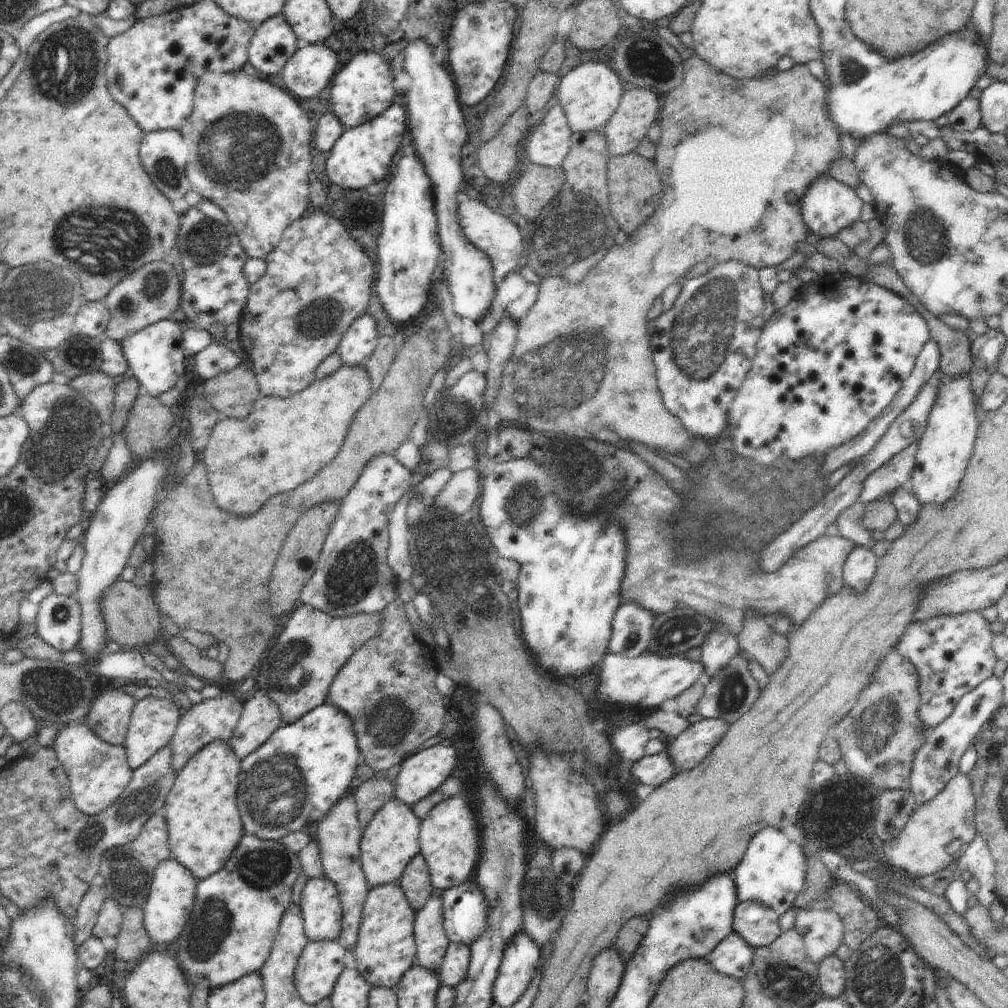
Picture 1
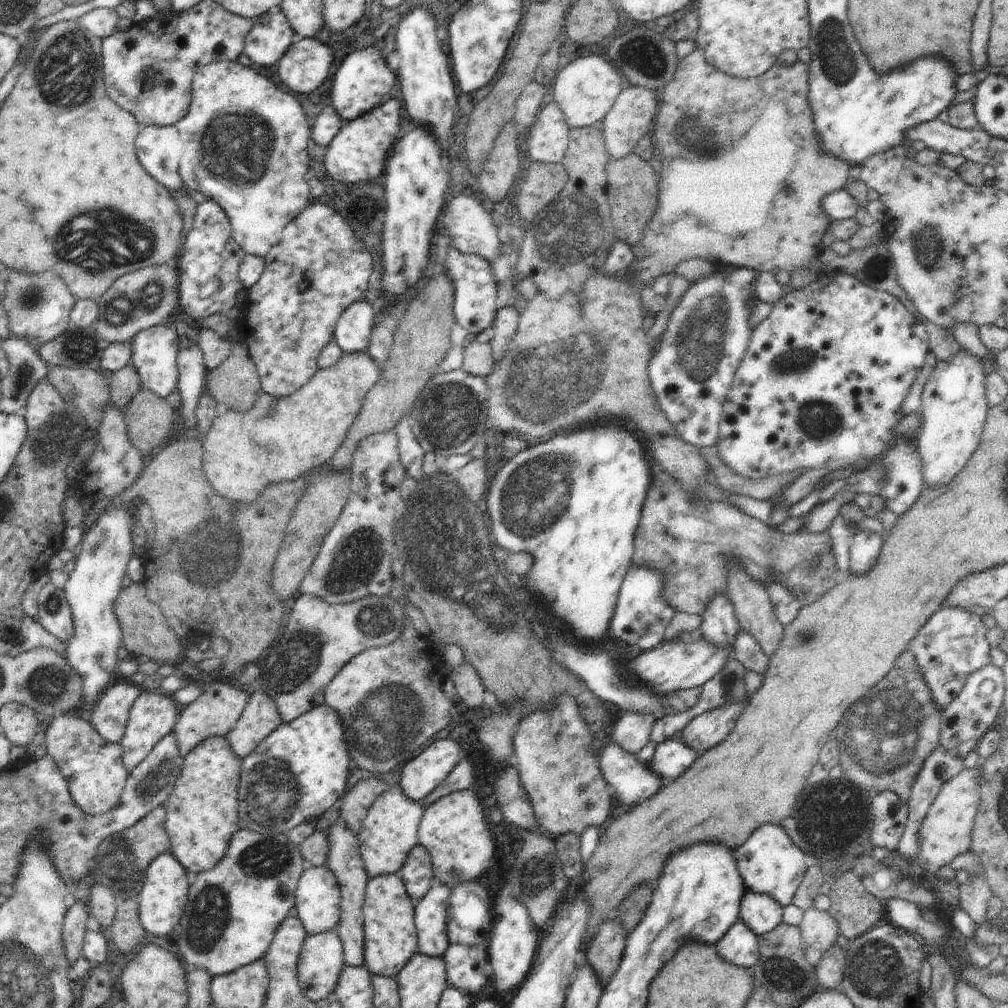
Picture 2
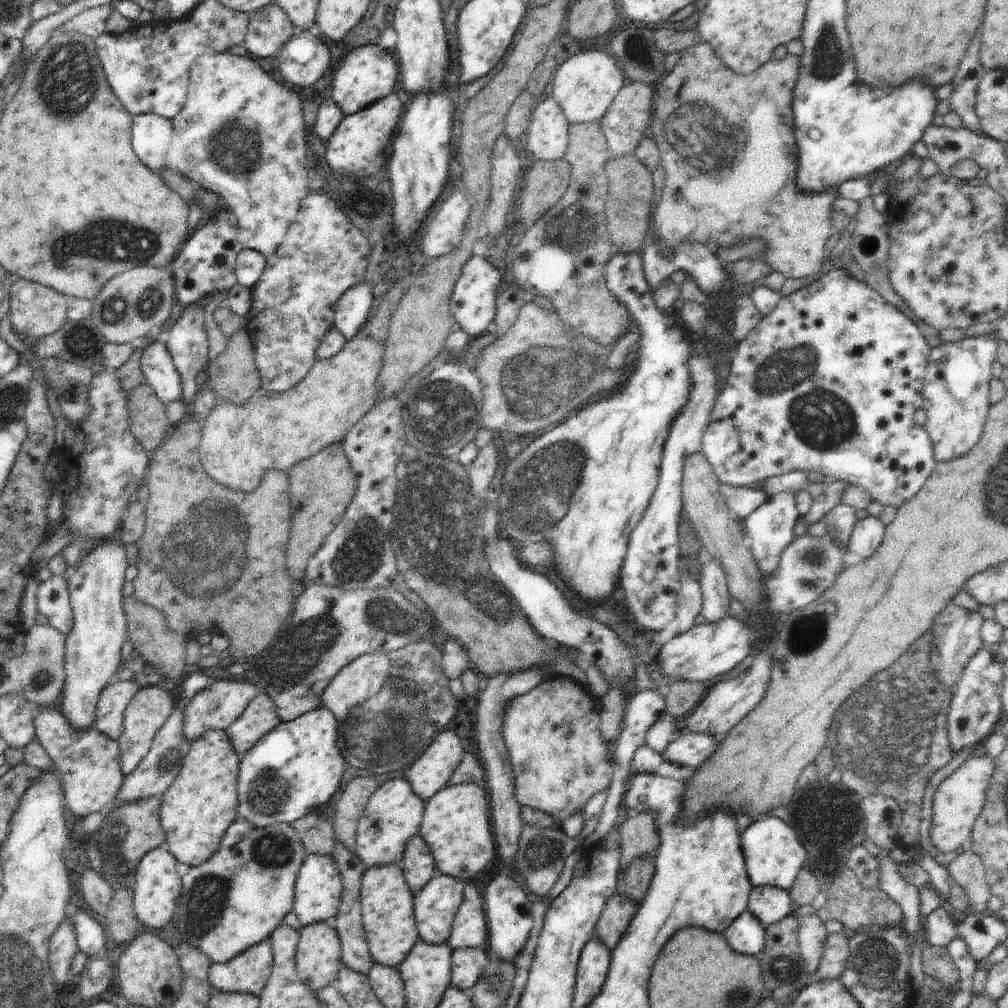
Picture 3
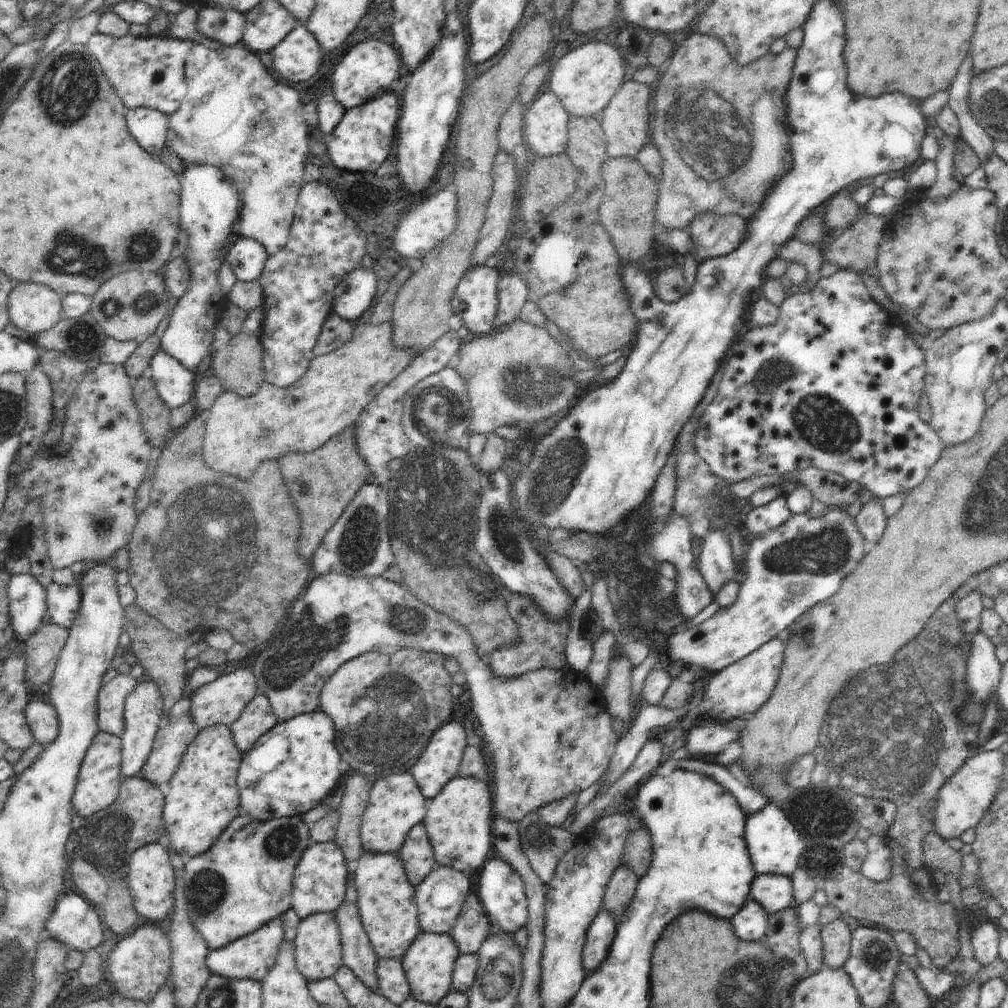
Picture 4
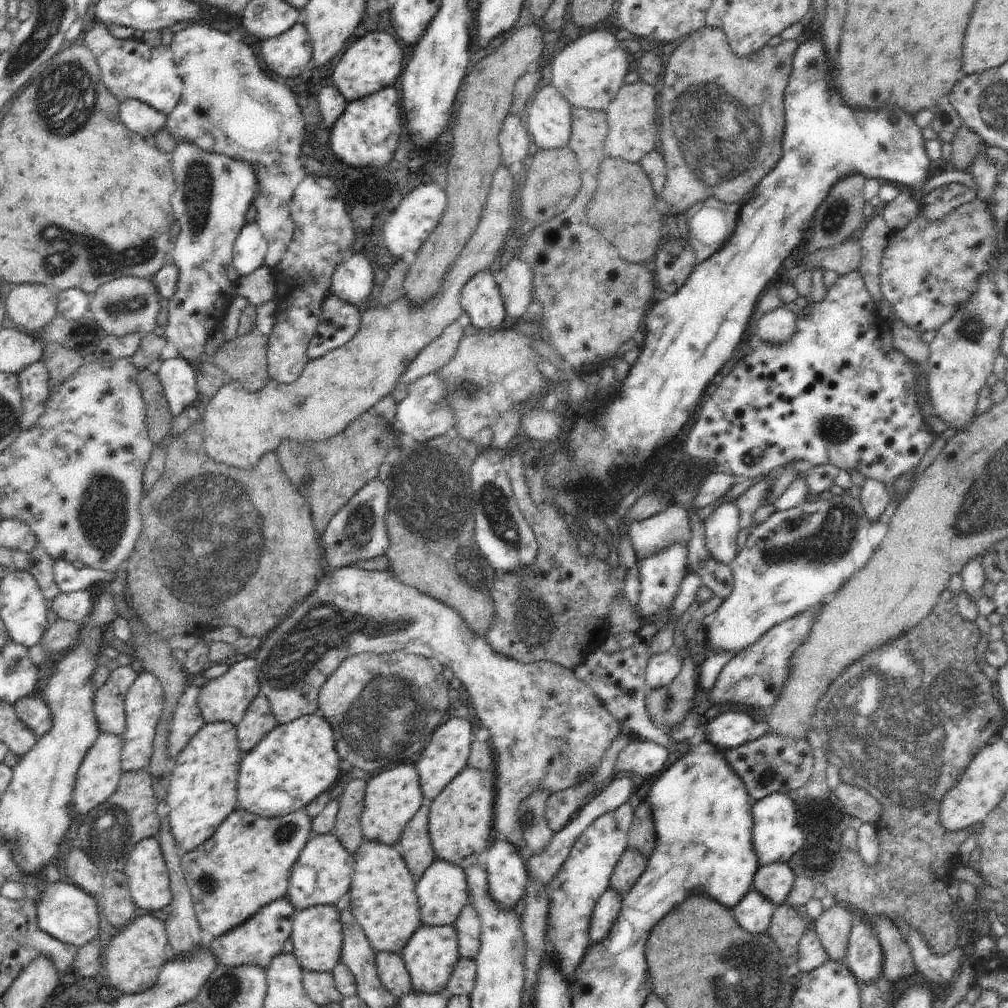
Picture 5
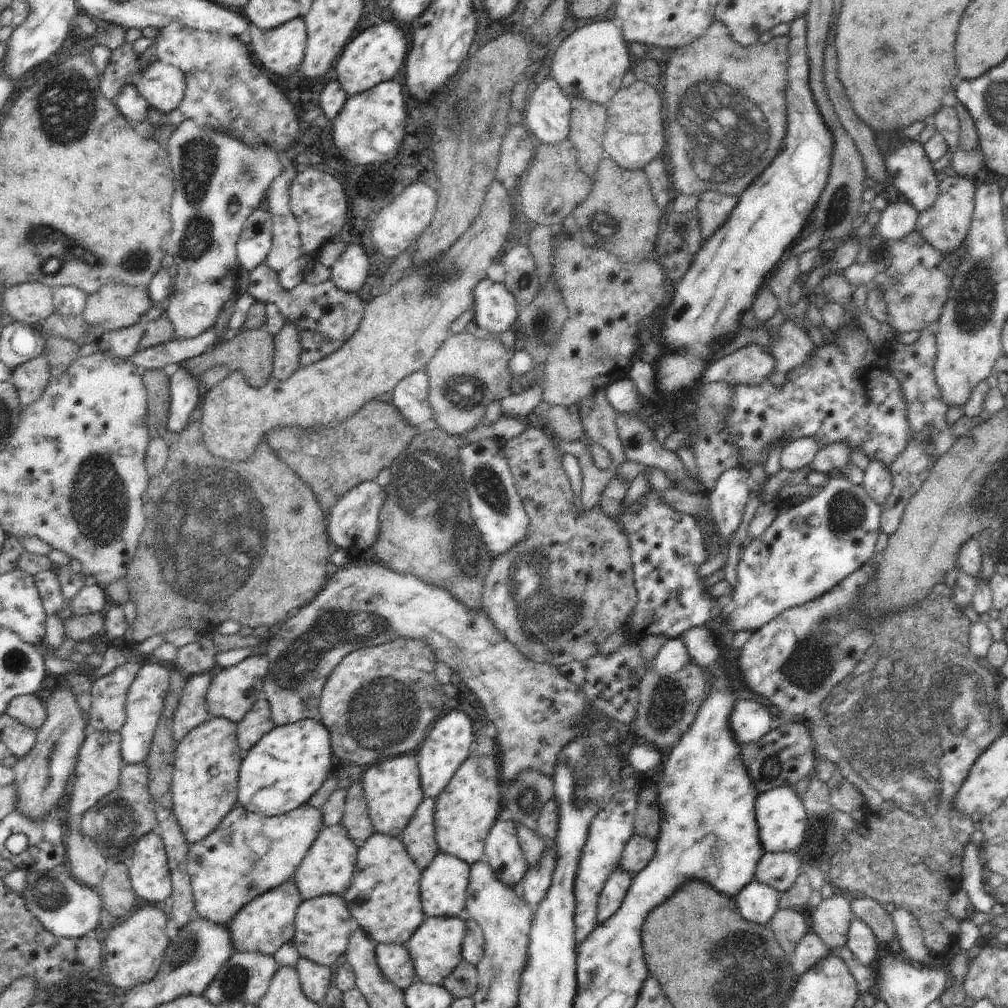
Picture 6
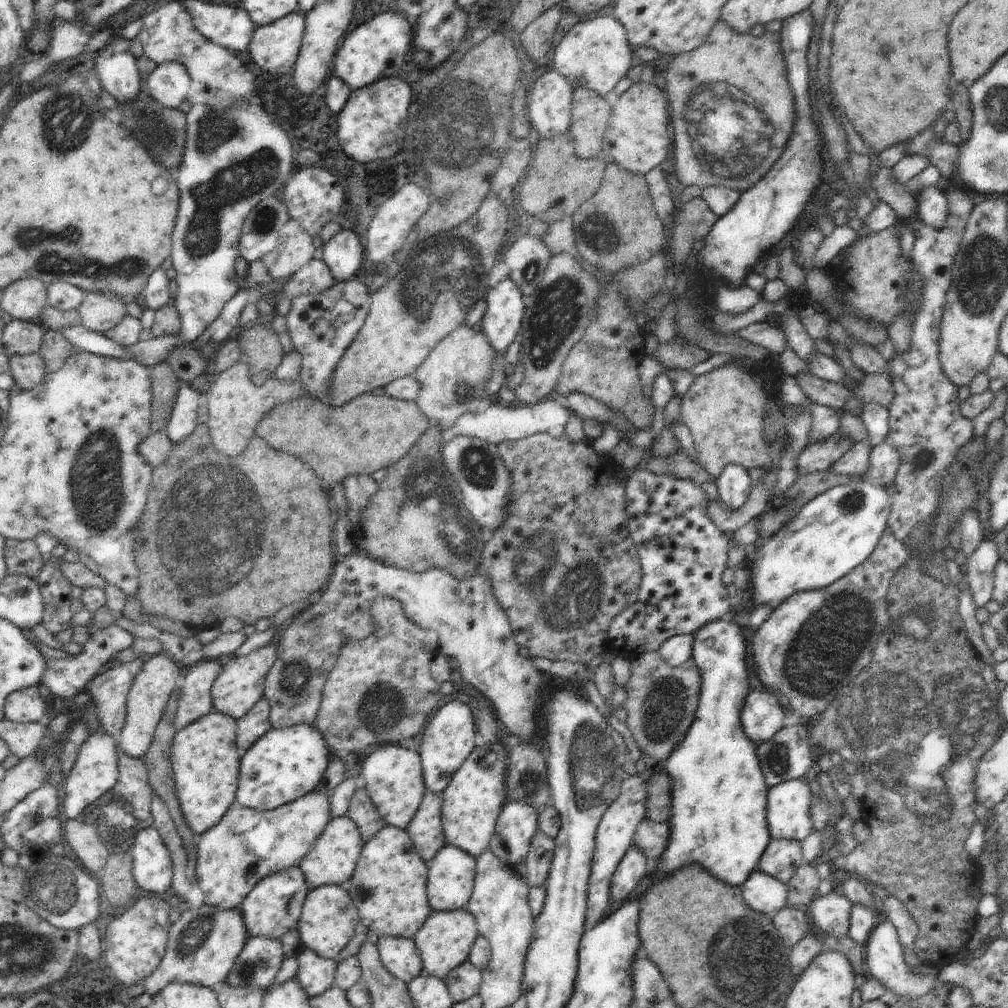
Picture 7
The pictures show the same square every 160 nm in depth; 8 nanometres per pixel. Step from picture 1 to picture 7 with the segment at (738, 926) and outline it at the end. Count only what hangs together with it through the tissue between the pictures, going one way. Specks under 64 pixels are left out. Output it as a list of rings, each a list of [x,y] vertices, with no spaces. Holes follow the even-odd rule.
[[[770,839],[756,870],[780,879],[785,885],[802,865],[802,847],[795,840]]]

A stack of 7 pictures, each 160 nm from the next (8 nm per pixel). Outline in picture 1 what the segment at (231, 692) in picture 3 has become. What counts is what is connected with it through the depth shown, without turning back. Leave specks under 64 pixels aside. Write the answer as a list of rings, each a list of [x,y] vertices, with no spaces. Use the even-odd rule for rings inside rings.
[[[222,692],[218,697],[206,699],[200,704],[192,705],[190,709],[184,710],[176,732],[169,742],[172,751],[172,770],[179,773],[194,754],[213,740],[220,739],[228,742],[239,721],[242,709],[243,704],[238,702],[235,697]]]

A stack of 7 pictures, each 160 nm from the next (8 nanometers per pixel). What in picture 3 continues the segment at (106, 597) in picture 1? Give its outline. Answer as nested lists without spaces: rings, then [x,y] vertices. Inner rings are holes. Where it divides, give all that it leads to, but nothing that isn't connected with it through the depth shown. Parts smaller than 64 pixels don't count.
[[[134,595],[123,597],[123,609],[127,618],[127,638],[135,650],[147,662],[157,667],[166,678],[176,680],[185,670],[187,639],[170,630],[169,624],[161,610],[152,605],[144,604]]]

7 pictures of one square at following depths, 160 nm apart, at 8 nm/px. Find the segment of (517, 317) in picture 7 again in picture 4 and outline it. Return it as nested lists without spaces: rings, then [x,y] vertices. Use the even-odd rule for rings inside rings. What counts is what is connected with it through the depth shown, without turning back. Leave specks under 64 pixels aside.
[[[471,266],[462,275],[451,300],[453,314],[460,314],[470,332],[478,336],[495,331],[492,322],[499,303],[496,267]]]

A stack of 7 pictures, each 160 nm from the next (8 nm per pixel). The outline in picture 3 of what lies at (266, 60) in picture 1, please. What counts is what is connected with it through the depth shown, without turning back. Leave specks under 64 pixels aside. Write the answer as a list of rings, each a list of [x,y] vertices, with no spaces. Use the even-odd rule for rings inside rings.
[[[275,3],[253,13],[247,26],[244,46],[252,58],[276,57],[293,36],[294,25]]]

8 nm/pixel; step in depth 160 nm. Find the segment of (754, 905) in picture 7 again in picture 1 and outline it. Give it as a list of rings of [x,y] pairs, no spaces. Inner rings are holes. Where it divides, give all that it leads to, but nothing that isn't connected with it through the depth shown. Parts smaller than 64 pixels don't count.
[[[732,931],[705,959],[716,972],[740,981],[752,968],[753,957],[754,949]]]

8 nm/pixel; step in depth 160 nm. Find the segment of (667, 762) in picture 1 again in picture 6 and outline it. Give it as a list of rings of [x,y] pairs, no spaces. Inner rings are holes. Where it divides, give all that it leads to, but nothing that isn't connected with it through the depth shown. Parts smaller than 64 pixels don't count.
[[[754,700],[735,704],[729,721],[733,737],[739,745],[758,742],[776,724],[768,709]]]

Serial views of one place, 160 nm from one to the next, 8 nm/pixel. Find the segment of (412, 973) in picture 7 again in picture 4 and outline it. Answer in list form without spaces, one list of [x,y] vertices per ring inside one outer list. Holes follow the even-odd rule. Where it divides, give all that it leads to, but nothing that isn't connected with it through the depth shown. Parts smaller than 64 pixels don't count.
[[[379,959],[376,967],[378,990],[384,998],[399,1007],[411,996],[411,988],[400,959]]]

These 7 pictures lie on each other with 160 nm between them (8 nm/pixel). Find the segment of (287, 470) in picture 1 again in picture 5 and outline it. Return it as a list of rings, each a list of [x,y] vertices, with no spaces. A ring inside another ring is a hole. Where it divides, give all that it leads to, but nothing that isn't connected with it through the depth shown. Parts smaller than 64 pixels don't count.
[[[502,163],[495,170],[489,195],[476,230],[454,261],[439,294],[428,303],[421,307],[412,307],[403,296],[386,308],[368,309],[361,315],[361,325],[358,332],[346,344],[327,352],[320,358],[308,361],[301,377],[293,383],[285,385],[270,379],[266,386],[262,387],[262,390],[249,393],[242,384],[227,380],[226,384],[222,385],[222,388],[209,400],[205,413],[201,416],[205,422],[203,447],[211,460],[222,464],[226,462],[226,465],[234,466],[246,473],[259,463],[264,454],[275,451],[284,440],[312,444],[336,436],[351,422],[354,422],[358,416],[370,411],[372,406],[383,396],[391,393],[396,388],[400,376],[406,372],[420,351],[432,340],[438,338],[450,324],[457,321],[463,311],[460,306],[462,287],[475,274],[488,269],[490,264],[494,262],[494,258],[500,255],[506,234],[512,226],[510,204],[512,204],[514,178],[508,171],[508,167]]]

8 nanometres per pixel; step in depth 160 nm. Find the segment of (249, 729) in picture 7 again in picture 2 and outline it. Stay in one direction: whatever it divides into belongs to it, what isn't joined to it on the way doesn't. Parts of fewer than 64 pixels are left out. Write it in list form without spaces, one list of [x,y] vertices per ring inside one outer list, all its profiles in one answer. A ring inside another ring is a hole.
[[[261,691],[249,696],[248,702],[234,725],[225,736],[238,758],[246,758],[283,722],[275,702]]]

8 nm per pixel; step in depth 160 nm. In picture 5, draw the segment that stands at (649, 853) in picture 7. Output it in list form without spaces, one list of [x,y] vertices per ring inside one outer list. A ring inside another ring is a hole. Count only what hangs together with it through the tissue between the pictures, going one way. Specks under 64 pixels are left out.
[[[626,849],[614,867],[609,886],[624,898],[644,872],[647,862],[638,851]]]

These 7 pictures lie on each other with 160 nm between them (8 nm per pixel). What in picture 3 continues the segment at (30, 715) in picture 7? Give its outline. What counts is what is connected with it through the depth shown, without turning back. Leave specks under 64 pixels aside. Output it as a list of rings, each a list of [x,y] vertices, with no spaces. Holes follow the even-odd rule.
[[[59,708],[46,710],[34,719],[35,737],[53,762],[52,770],[61,781],[67,812],[76,818],[86,818],[92,812],[104,812],[122,788],[125,774],[121,769],[119,742],[93,726],[75,729]]]

